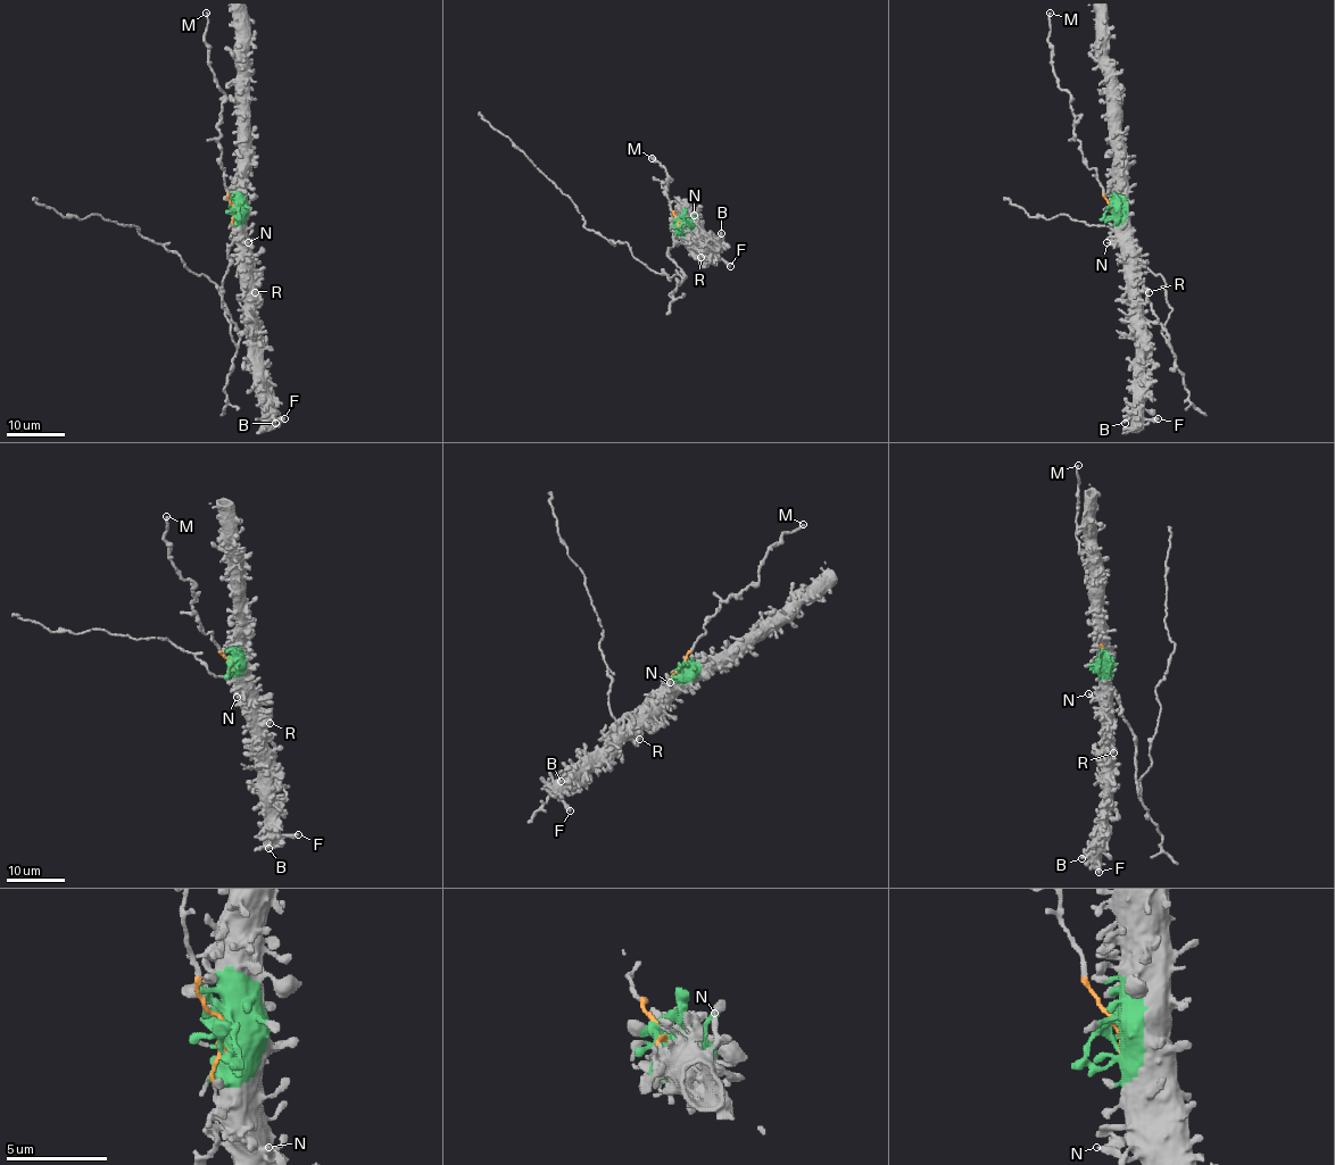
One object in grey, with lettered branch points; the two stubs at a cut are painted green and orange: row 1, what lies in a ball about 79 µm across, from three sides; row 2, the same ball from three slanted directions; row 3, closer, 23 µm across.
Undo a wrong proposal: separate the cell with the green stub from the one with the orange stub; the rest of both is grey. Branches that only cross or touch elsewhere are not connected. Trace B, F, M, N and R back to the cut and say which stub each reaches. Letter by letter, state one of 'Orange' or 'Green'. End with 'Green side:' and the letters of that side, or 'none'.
B: Green
F: Green
M: Orange
N: Green
R: Green
Green side: B, F, N, R

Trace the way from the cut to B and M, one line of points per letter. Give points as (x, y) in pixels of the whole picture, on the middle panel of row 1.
B: (680, 219), (699, 246), (715, 240), (721, 232)
M: (680, 219), (670, 209), (668, 190), (662, 186), (670, 179), (652, 158)

